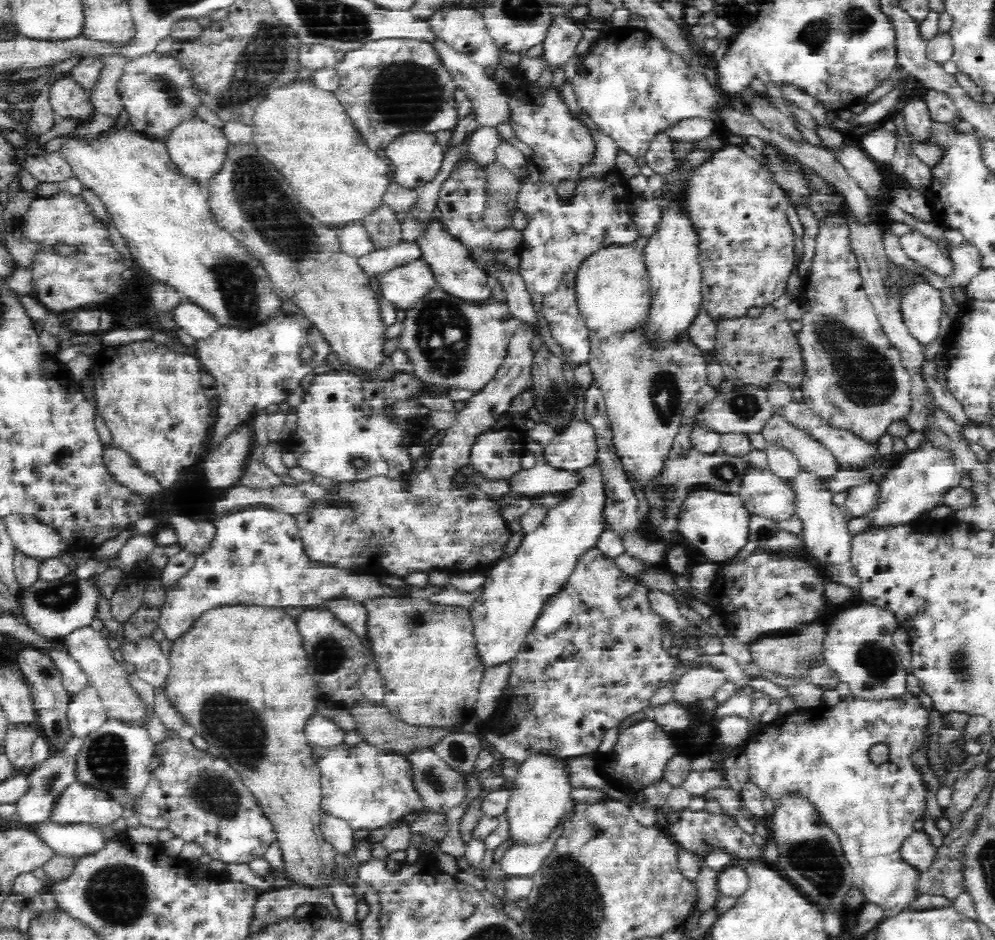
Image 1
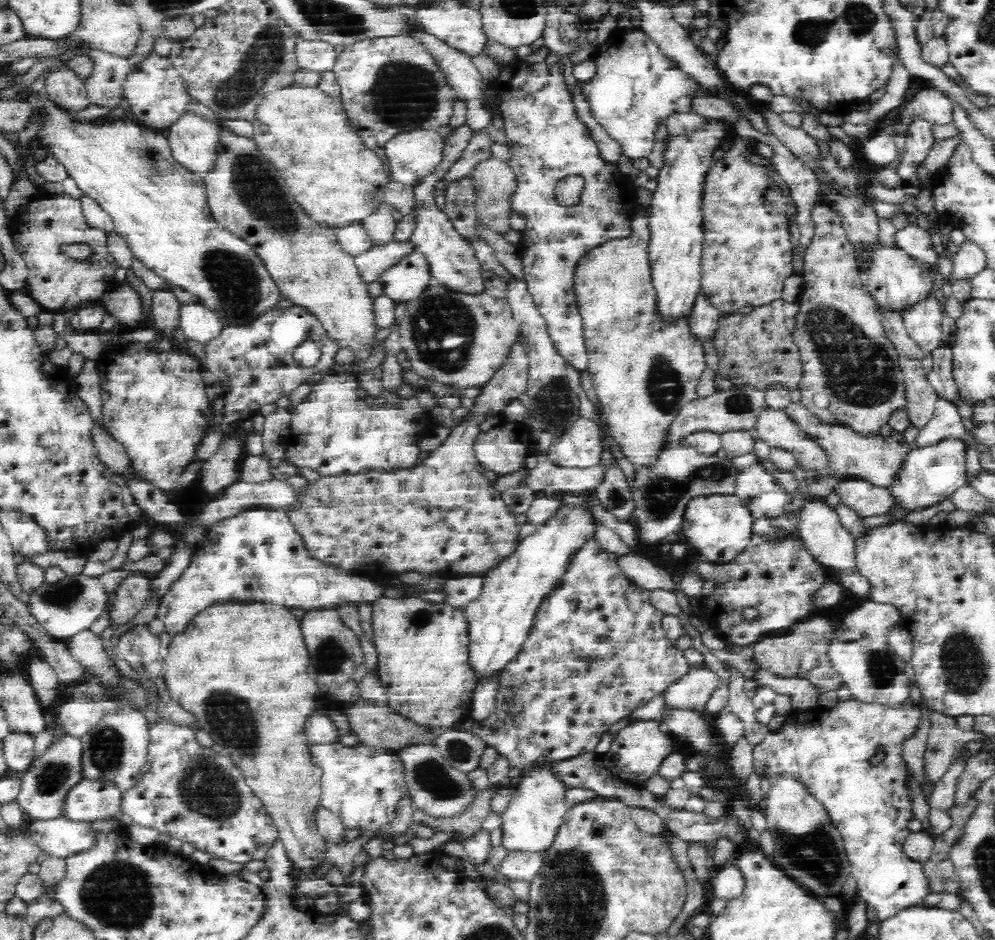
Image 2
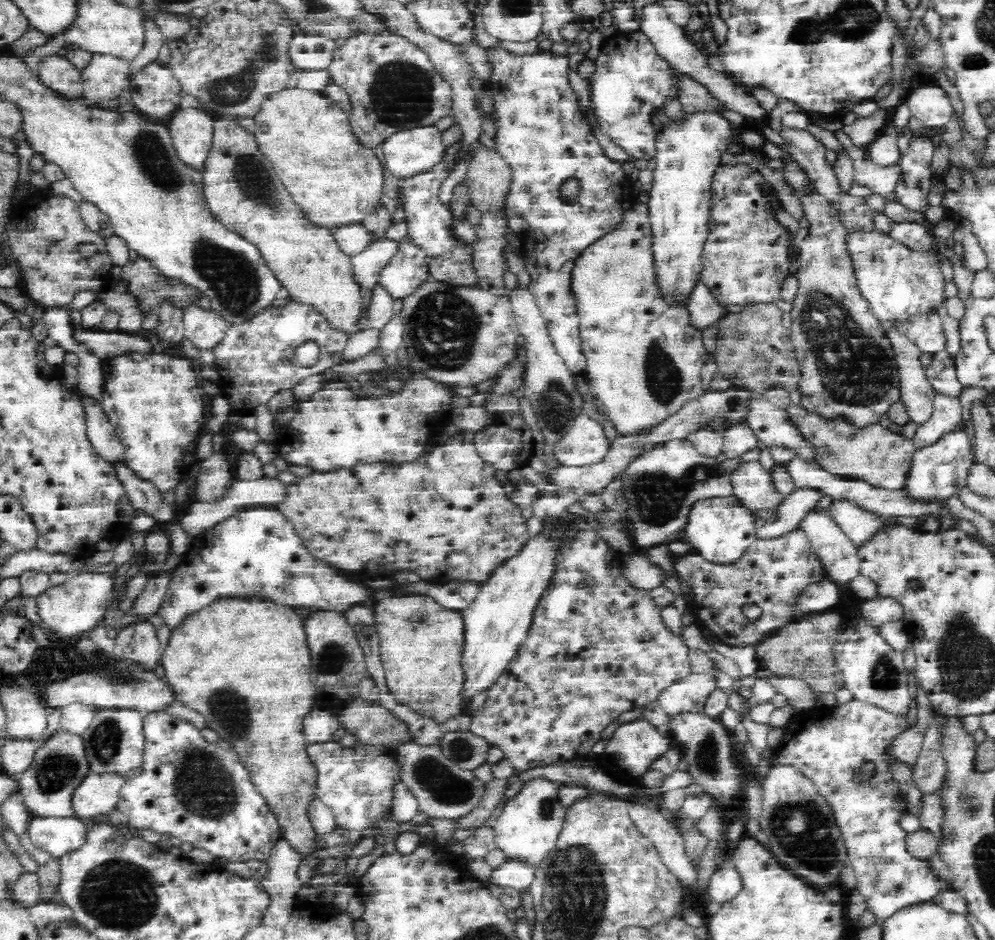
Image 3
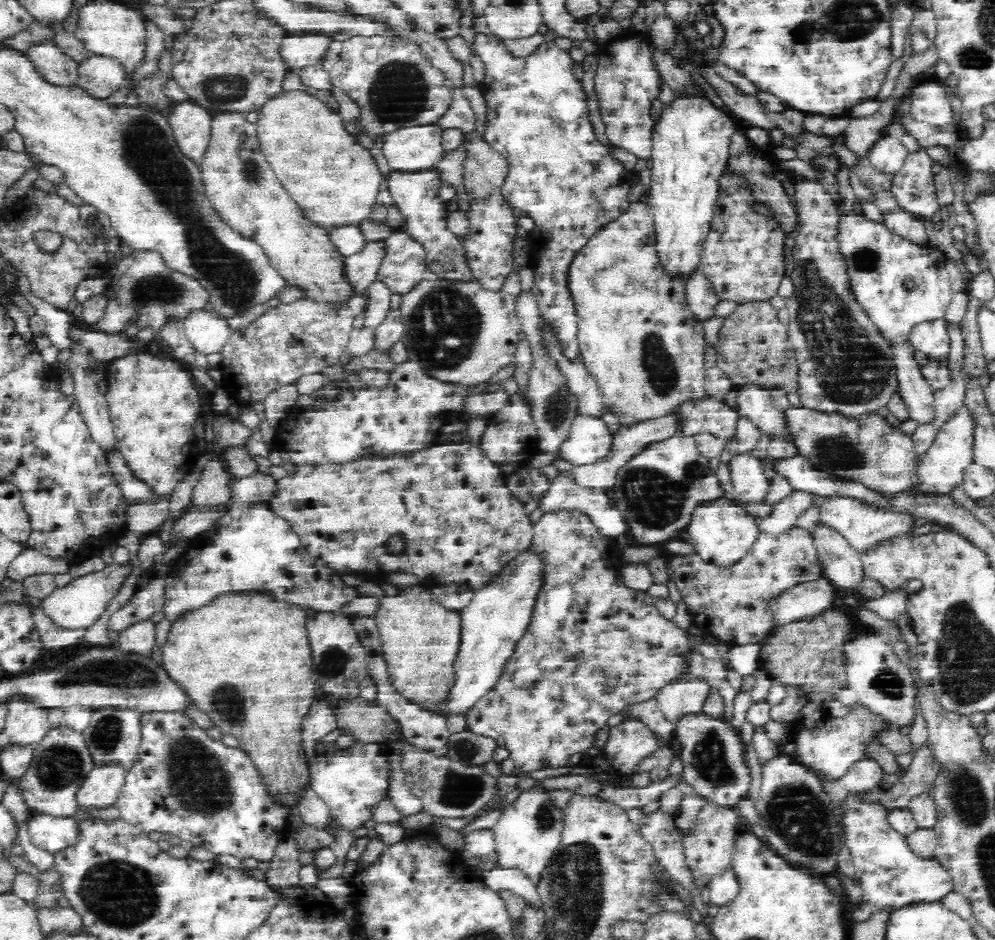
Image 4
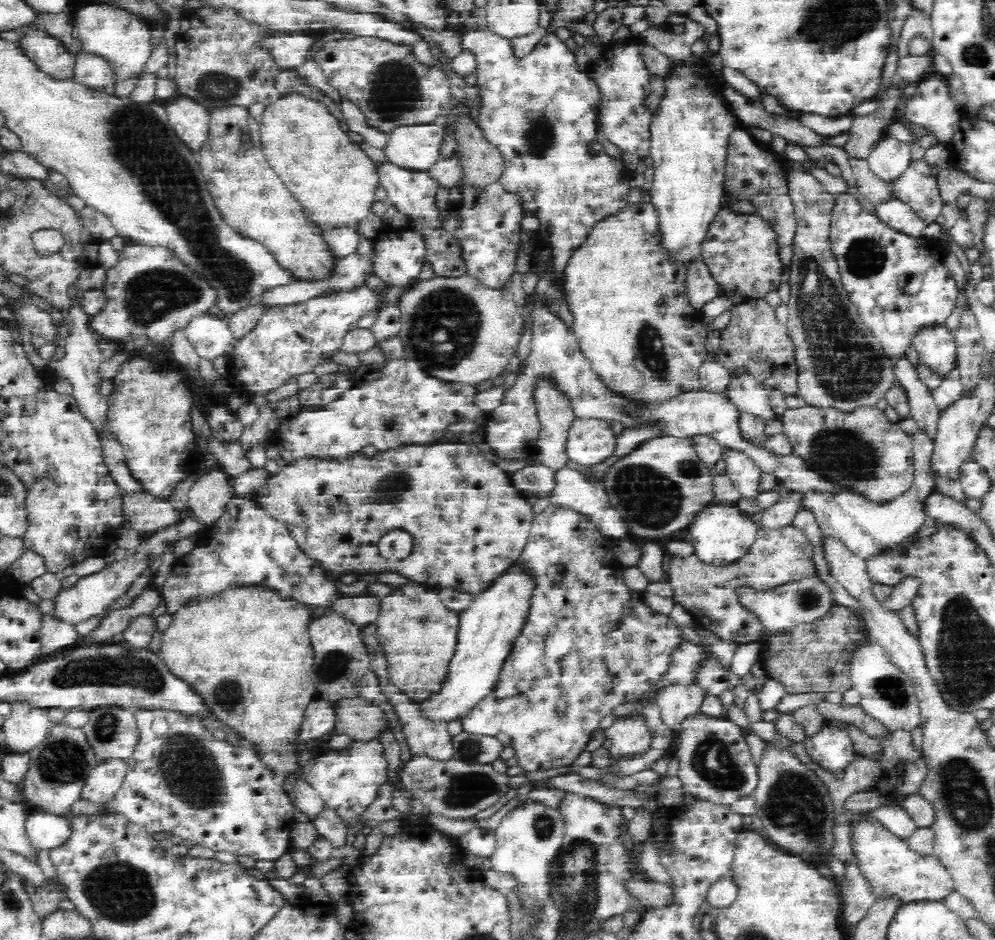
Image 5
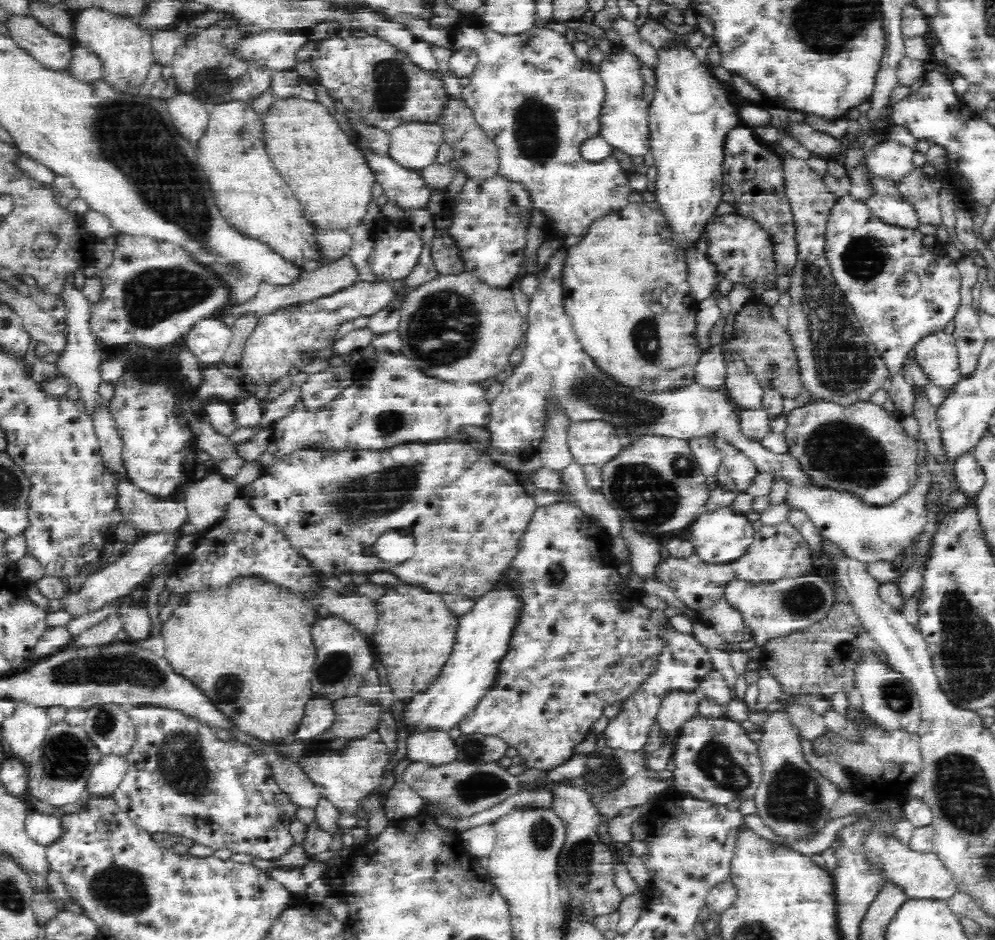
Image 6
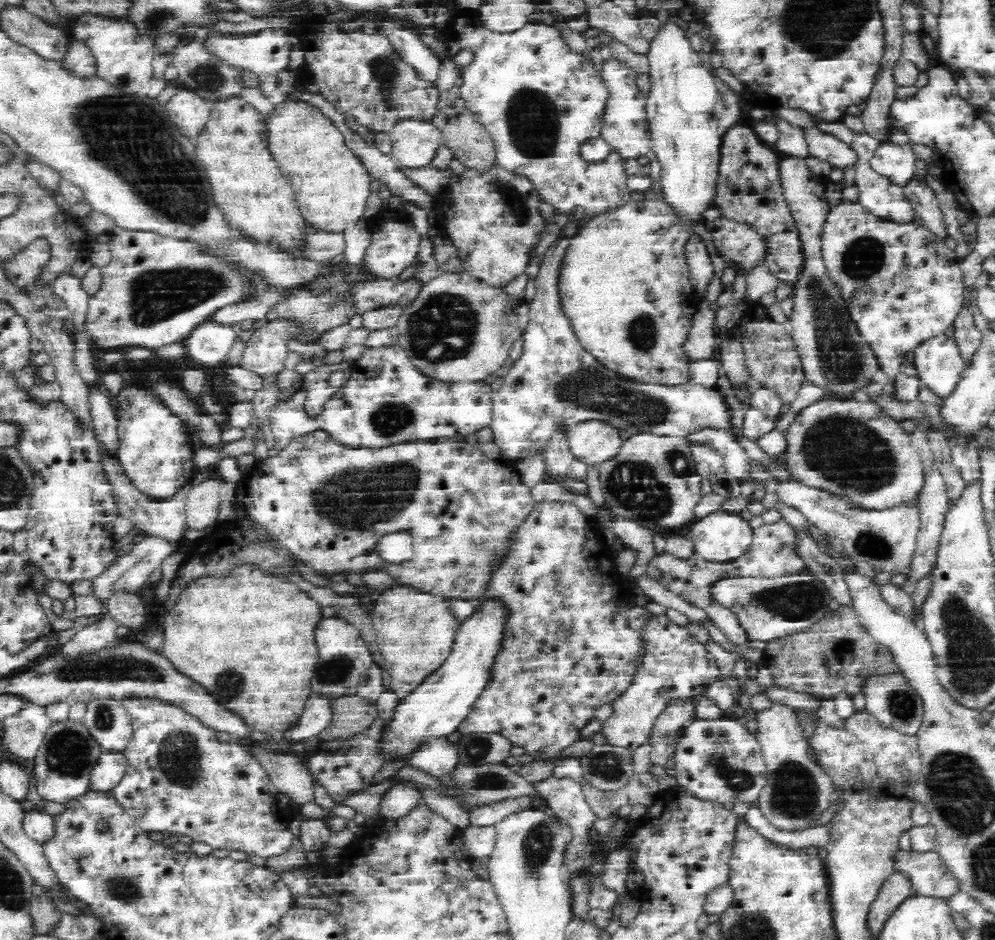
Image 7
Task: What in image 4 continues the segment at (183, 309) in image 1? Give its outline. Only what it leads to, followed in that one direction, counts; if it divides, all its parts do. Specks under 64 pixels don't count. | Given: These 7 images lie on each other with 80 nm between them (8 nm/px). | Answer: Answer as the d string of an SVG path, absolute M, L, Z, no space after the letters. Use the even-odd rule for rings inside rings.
M192 310L183 325L185 335L192 343L196 352L204 356L222 352L224 345L228 342L232 330L227 318L222 318L213 310Z

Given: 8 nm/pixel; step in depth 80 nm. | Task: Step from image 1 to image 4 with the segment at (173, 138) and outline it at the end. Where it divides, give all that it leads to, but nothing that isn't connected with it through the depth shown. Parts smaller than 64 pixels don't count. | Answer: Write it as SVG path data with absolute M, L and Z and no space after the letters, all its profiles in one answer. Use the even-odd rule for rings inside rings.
M192 100L173 103L165 112L179 150L201 163L211 139L212 113Z

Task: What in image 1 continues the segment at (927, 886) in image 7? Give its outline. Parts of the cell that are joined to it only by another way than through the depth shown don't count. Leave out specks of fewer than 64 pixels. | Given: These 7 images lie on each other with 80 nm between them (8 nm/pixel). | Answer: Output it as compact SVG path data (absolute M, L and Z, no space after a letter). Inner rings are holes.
M906 692L900 700L862 700L850 695L846 699L840 700L837 705L832 707L823 705L820 708L801 709L797 710L794 714L778 718L773 723L766 725L762 724L760 732L758 732L756 736L749 738L748 742L742 746L749 763L748 780L756 784L756 786L762 790L763 796L768 796L768 798L774 800L784 793L796 793L796 795L800 795L814 803L818 812L822 814L824 822L834 829L834 832L836 832L840 839L844 856L849 862L849 865L853 868L853 884L857 885L862 891L866 902L875 904L881 908L884 919L896 916L904 909L908 909L908 906L910 906L919 895L918 882L920 882L920 869L908 864L908 862L900 856L900 850L904 840L915 831L913 829L913 824L916 820L921 818L925 806L925 790L923 782L920 780L920 775L917 774L916 769L909 761L909 754L912 747L916 746L916 742L920 742L922 736L924 736L924 731L929 725L928 713L929 711L921 704L919 697L916 697L910 692ZM875 744L887 745L889 748L888 760L880 765L874 765L870 760L870 757L868 757L870 747Z

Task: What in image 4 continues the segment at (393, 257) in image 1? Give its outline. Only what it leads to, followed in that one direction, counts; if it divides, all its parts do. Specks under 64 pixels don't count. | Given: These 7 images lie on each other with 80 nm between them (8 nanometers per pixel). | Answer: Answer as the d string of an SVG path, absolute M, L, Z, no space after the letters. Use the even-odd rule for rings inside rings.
M369 241L360 252L344 259L343 280L351 290L364 293L372 281L376 281L377 268L384 258L383 241Z

